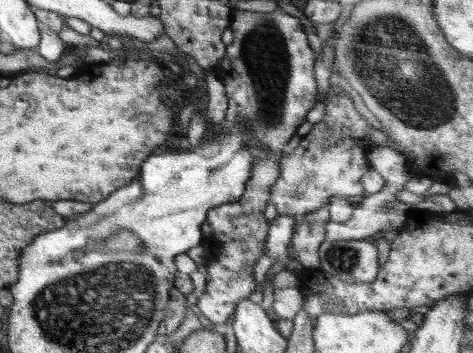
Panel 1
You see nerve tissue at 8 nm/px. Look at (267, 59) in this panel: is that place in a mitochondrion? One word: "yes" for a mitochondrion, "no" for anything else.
yes

